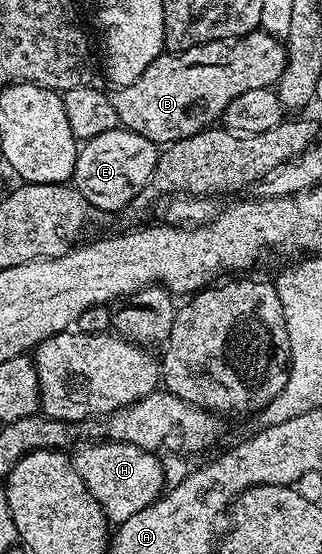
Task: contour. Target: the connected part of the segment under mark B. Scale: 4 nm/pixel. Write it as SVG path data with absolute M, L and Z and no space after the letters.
M262 29L240 39L222 39L188 51L164 53L137 81L110 92L113 110L126 130L156 145L176 143L206 131L222 116L233 97L249 93L249 89L274 88L285 71L286 59L286 46Z

